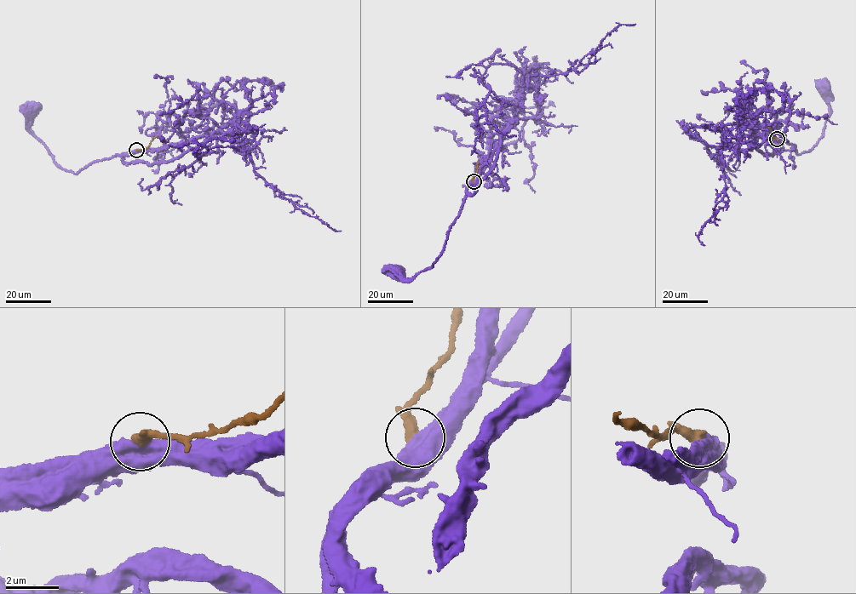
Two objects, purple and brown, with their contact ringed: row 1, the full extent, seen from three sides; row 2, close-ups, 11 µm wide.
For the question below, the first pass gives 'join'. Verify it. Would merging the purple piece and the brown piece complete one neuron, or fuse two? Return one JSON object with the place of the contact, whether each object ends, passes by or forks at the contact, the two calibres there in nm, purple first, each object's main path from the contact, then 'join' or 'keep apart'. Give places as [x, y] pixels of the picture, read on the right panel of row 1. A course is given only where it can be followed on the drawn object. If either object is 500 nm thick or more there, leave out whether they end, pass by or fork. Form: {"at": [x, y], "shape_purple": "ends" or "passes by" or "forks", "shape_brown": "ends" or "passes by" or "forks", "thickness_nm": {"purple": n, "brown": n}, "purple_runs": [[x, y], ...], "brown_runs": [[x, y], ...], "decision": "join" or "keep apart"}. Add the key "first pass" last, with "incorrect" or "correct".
{"at": [777, 139], "thickness_nm": {"purple": 800, "brown": 400}, "purple_runs": [[778, 139], [794, 144], [797, 154], [810, 151], [821, 137], [829, 112], [824, 88]], "brown_runs": [[778, 139], [771, 138], [768, 127]], "decision": "keep apart", "first pass": "incorrect"}

